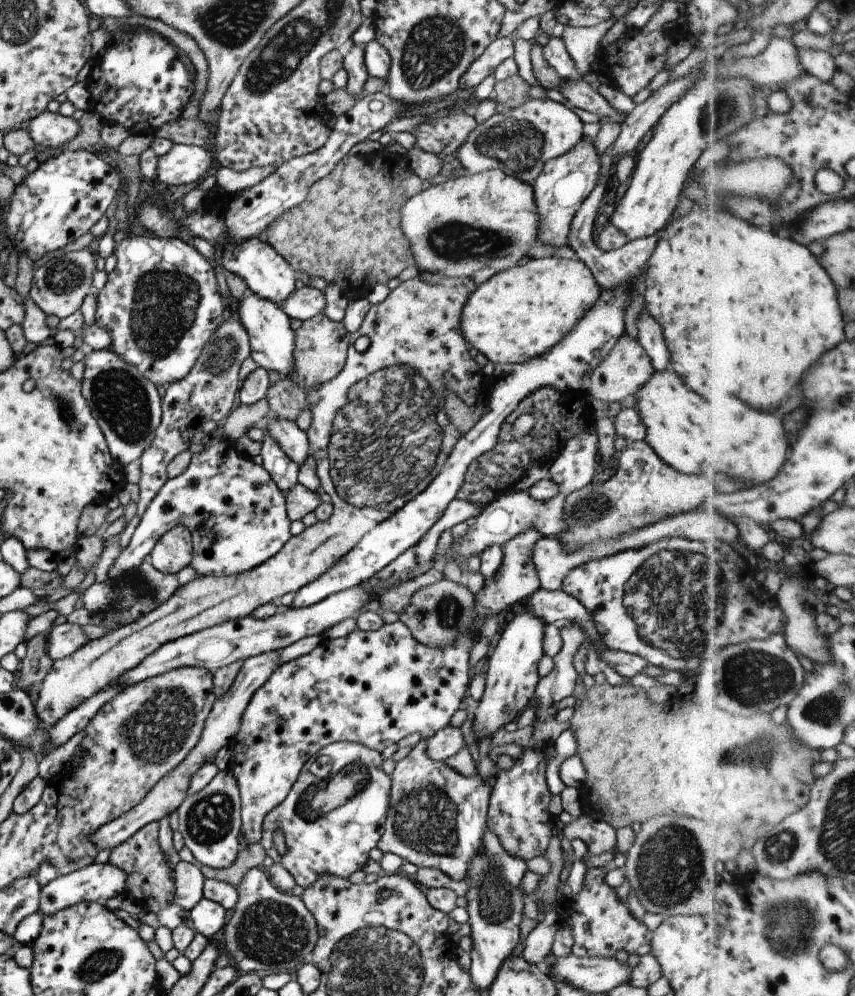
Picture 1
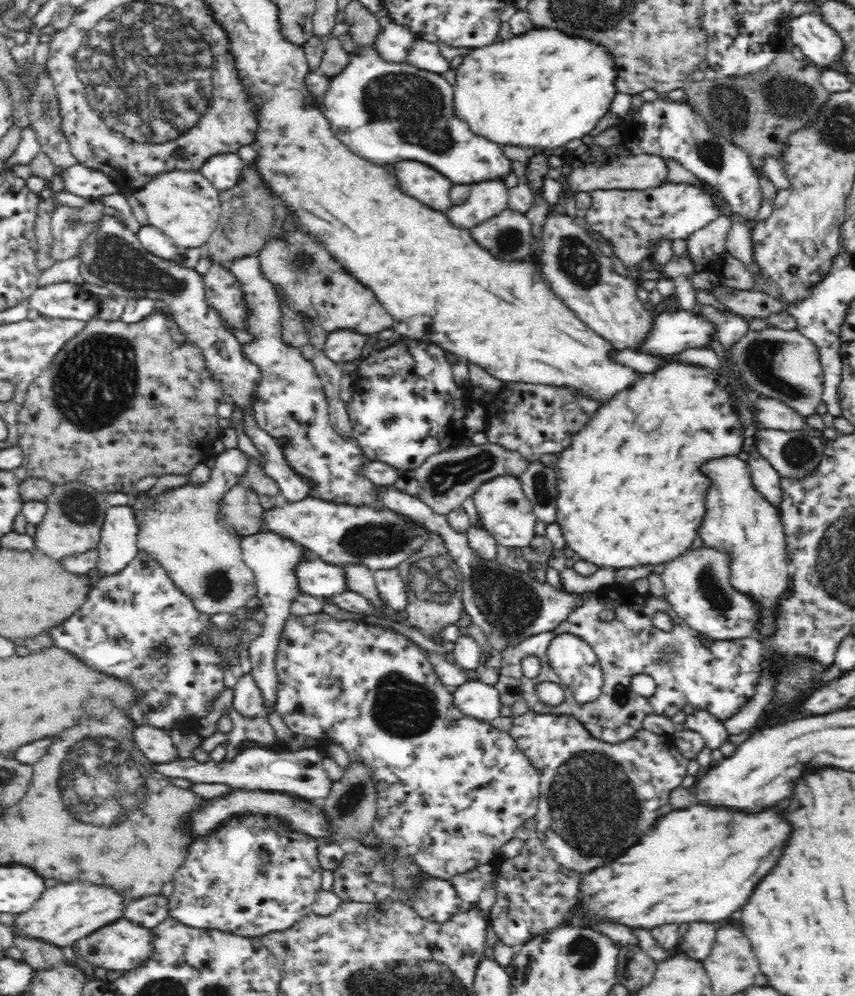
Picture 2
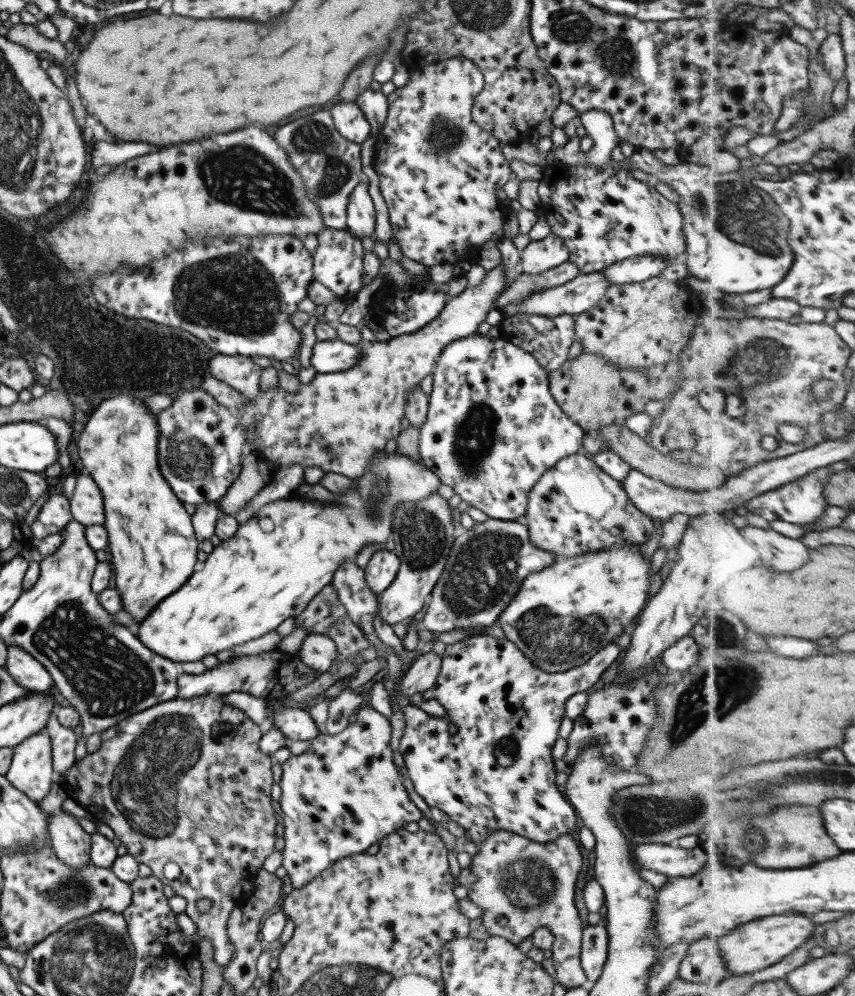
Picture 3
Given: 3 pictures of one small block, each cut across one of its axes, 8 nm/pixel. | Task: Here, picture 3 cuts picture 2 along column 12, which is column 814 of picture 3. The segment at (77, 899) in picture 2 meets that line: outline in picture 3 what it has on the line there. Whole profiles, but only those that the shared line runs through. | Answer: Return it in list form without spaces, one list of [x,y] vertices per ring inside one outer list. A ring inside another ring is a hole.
[[[794,913],[789,915],[778,915],[763,917],[760,920],[748,922],[731,931],[727,937],[718,938],[723,953],[723,958],[728,964],[730,976],[741,976],[766,969],[789,957],[806,942],[810,940],[816,926],[811,920],[811,915]]]

